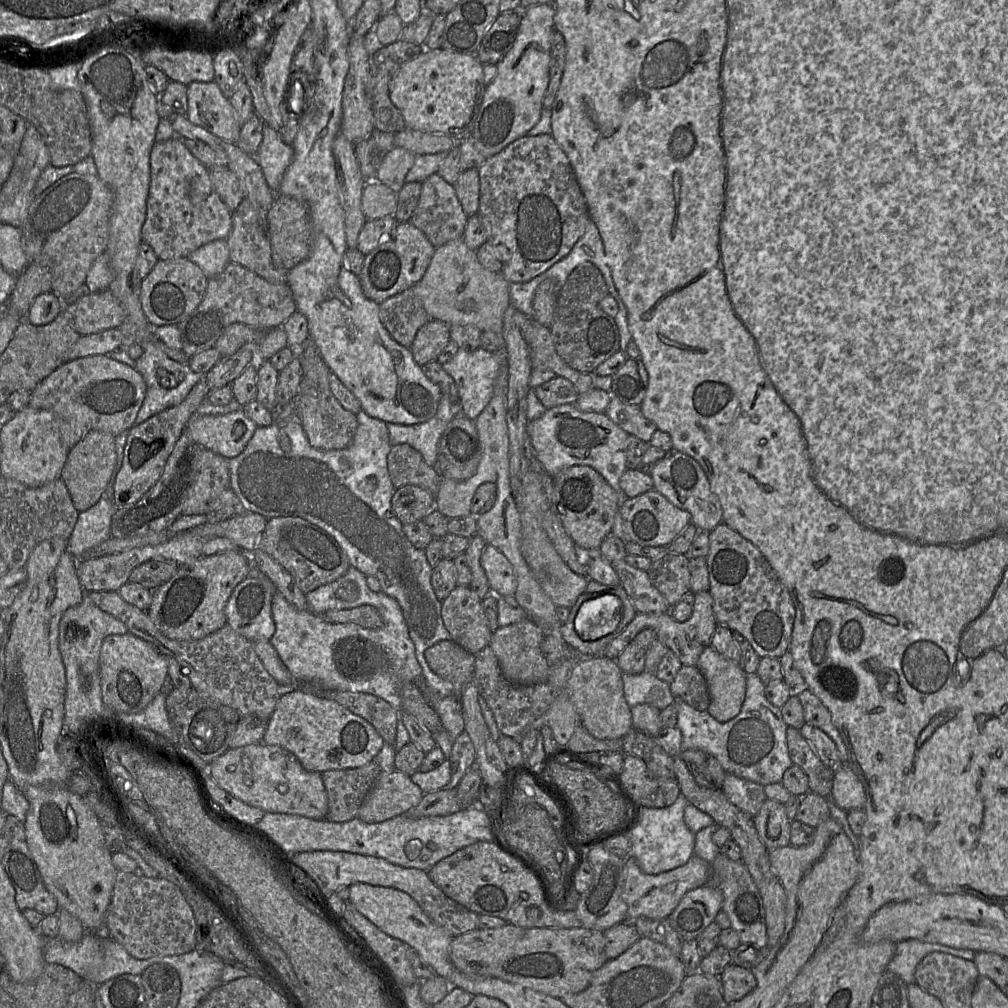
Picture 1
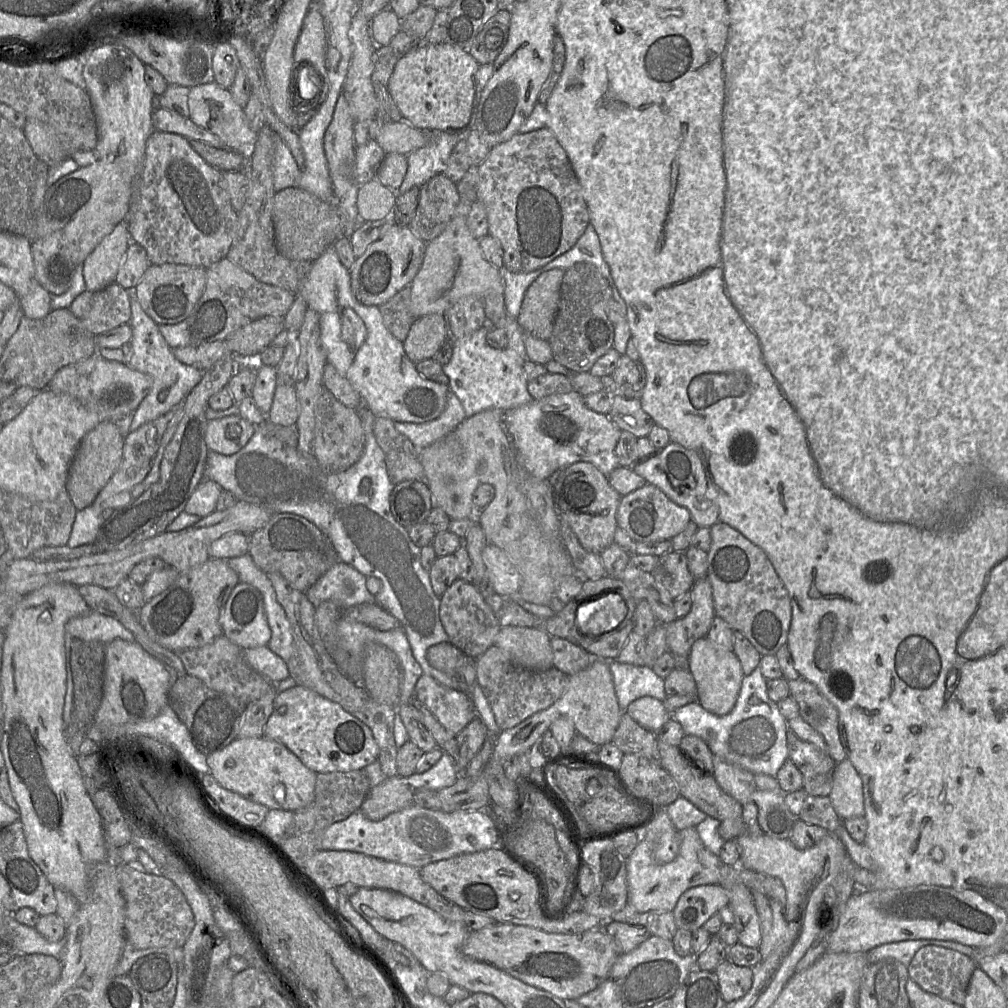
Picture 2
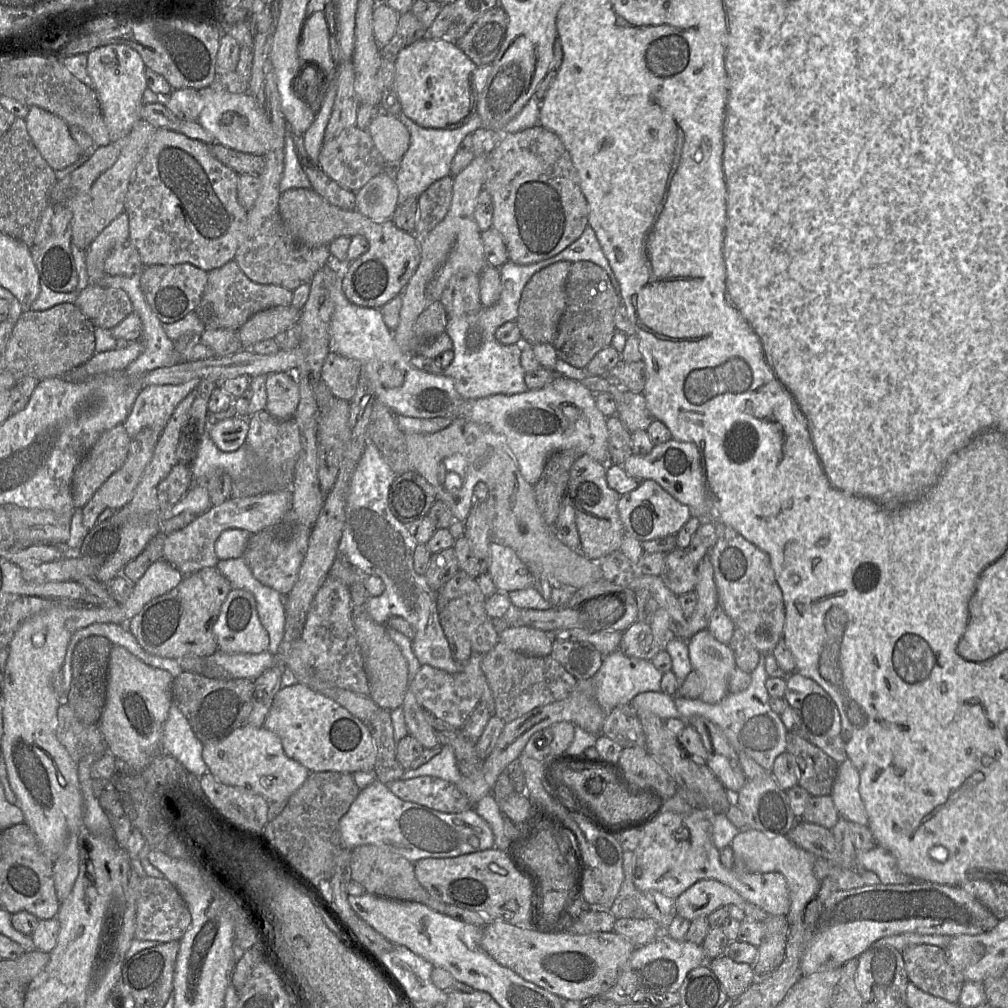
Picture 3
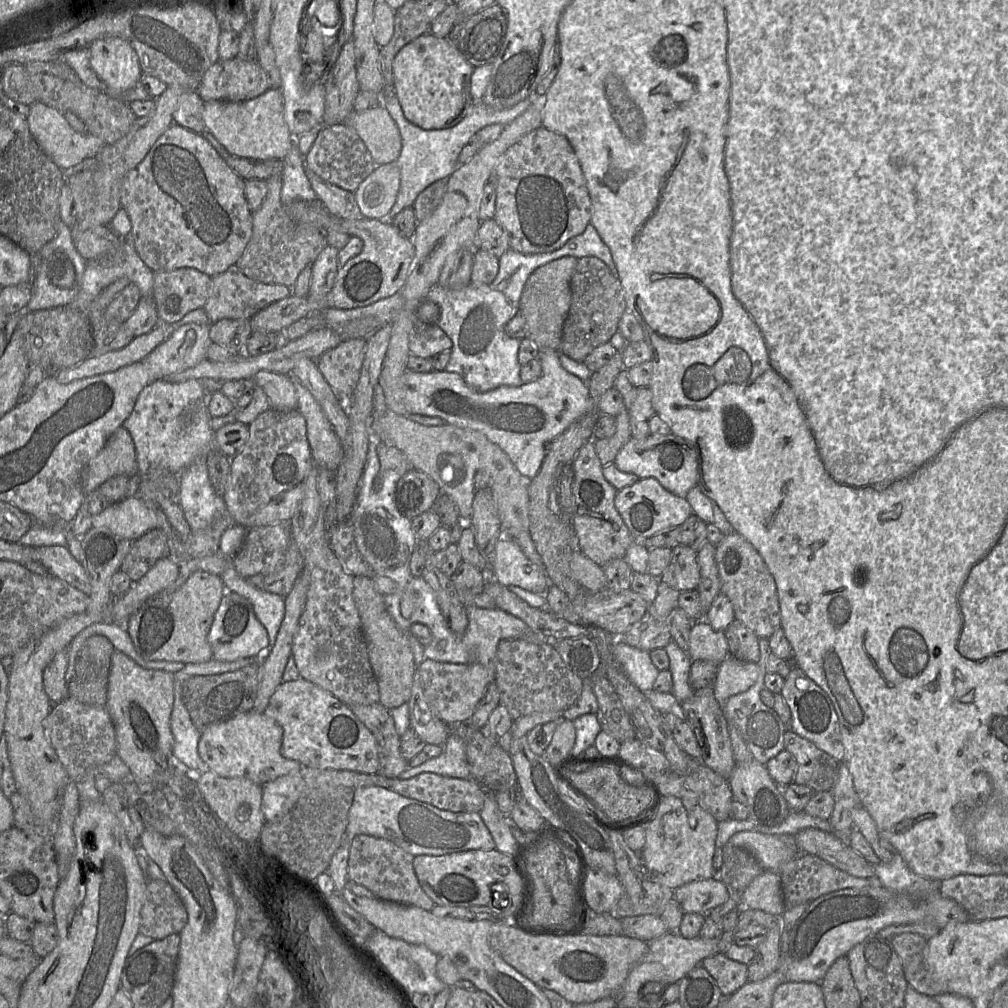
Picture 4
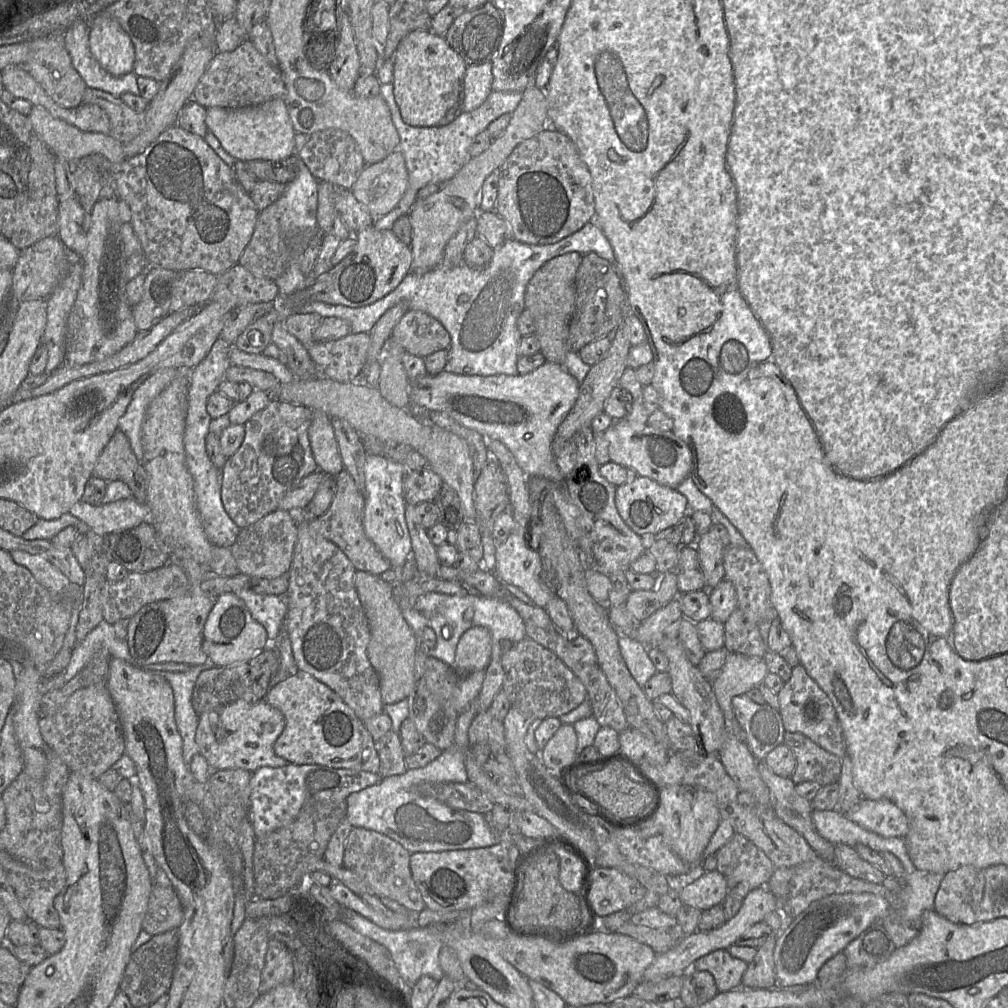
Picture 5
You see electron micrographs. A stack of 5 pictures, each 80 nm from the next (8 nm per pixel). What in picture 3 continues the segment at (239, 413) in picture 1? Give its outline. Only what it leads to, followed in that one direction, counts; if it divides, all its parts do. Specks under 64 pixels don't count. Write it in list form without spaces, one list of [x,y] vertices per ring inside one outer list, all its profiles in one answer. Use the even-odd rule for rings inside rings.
[[[239,416],[221,420],[208,428],[212,441],[223,452],[233,452],[242,447],[248,431],[248,419]]]

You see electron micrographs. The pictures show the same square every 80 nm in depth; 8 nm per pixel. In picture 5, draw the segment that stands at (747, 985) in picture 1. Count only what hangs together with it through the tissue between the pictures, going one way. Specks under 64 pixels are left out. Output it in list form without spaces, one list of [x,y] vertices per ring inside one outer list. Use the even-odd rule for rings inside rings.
[[[726,949],[715,950],[697,959],[691,970],[709,972],[719,992],[727,992],[741,987],[742,977],[748,963],[734,958]]]

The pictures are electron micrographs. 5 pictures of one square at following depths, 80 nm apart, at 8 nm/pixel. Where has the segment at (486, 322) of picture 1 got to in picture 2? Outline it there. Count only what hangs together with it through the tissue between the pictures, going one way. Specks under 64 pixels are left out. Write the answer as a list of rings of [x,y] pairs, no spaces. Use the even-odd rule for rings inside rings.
[[[461,197],[447,227],[426,245],[422,265],[409,284],[411,313],[415,318],[432,313],[444,314],[456,301],[465,296],[484,297],[489,292],[504,293],[502,269],[496,268],[484,258],[479,240],[473,237],[467,226],[471,204]]]

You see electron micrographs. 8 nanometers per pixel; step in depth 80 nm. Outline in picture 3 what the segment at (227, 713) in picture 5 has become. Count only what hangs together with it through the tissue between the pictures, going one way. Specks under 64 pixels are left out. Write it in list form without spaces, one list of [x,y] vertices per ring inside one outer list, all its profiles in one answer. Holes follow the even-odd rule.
[[[246,724],[218,742],[206,742],[202,758],[209,772],[219,782],[249,789],[261,795],[268,803],[288,802],[311,773],[299,762],[289,758],[280,738],[264,726],[253,727]]]

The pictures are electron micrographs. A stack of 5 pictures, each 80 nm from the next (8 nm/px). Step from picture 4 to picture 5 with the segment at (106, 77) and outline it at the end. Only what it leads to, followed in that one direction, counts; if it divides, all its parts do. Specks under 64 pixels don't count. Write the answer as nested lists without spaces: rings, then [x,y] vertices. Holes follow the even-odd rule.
[[[96,14],[89,26],[90,52],[100,66],[114,76],[133,71],[135,51],[129,35],[105,14]]]

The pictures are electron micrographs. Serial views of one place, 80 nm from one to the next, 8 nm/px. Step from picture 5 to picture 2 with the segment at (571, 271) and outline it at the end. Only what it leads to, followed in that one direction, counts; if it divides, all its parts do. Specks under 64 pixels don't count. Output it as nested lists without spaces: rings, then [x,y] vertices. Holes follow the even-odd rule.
[[[553,268],[541,273],[525,292],[517,322],[525,332],[549,340],[560,302],[565,271]]]

